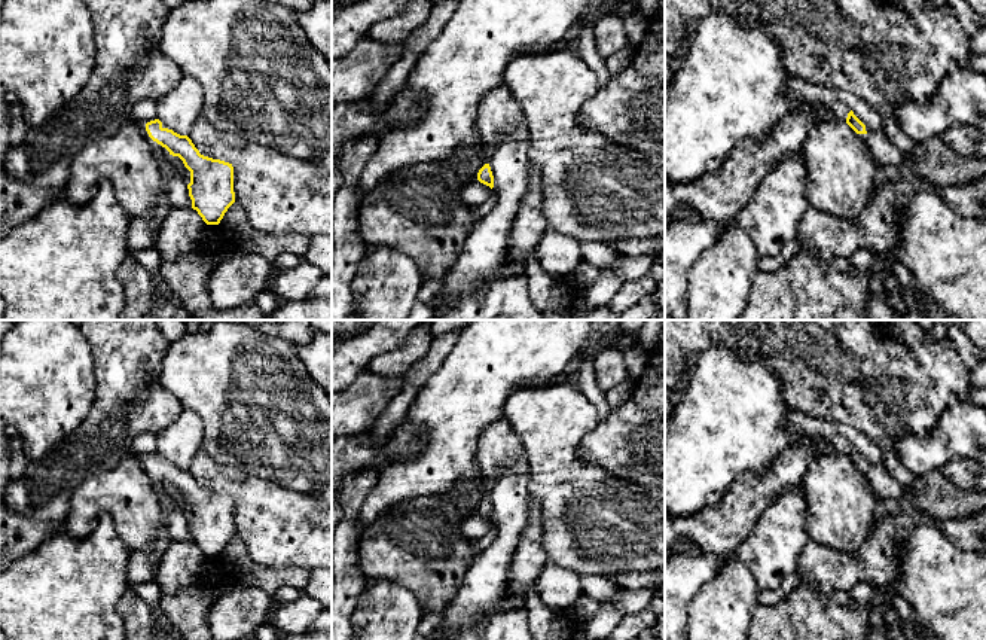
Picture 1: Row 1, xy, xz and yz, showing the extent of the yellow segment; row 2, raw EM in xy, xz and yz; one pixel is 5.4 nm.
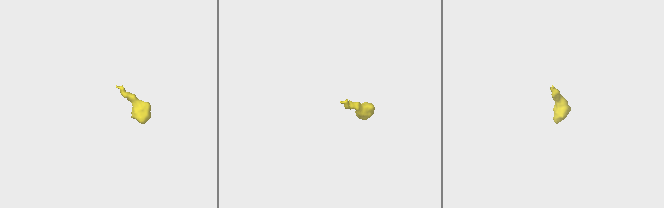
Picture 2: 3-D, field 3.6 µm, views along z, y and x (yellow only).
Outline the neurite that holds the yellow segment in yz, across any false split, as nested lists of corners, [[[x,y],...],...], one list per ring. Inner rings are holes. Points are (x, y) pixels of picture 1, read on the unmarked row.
[[[723,345],[711,347],[702,353],[689,368],[689,385],[681,391],[681,399],[674,405],[669,418],[669,430],[665,438],[665,515],[687,518],[706,506],[711,493],[724,494],[735,479],[744,473],[764,472],[776,455],[793,445],[811,445],[816,455],[840,452],[857,467],[867,467],[866,458],[843,436],[830,438],[800,435],[788,429],[787,414],[793,409],[784,400],[782,381],[760,362],[741,359]]]

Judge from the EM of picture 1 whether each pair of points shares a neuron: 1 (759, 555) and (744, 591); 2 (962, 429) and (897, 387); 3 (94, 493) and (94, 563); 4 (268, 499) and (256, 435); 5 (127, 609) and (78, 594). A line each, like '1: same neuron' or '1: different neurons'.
1: different neurons
2: different neurons
3: different neurons
4: different neurons
5: different neurons

